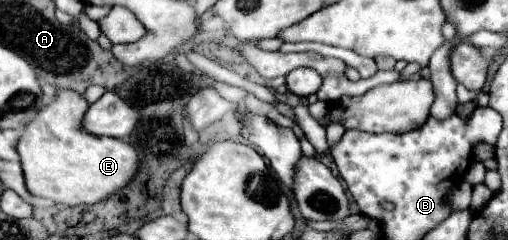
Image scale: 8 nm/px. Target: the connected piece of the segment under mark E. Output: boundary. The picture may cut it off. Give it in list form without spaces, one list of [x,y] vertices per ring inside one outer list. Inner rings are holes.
[[[59,88],[55,102],[41,108],[19,138],[19,156],[25,172],[27,190],[33,196],[51,198],[57,204],[97,204],[113,192],[125,188],[141,168],[137,150],[119,138],[93,136],[83,128],[83,114],[89,102],[73,92]]]

